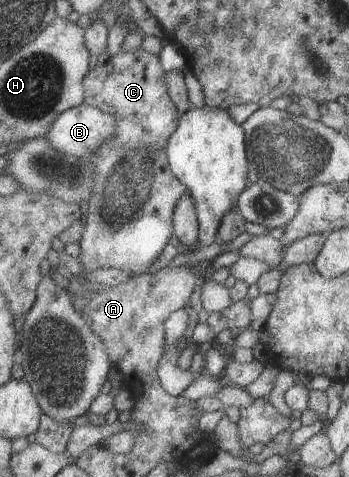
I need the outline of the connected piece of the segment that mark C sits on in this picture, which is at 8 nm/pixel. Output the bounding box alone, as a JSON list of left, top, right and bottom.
[77,47,187,276]

